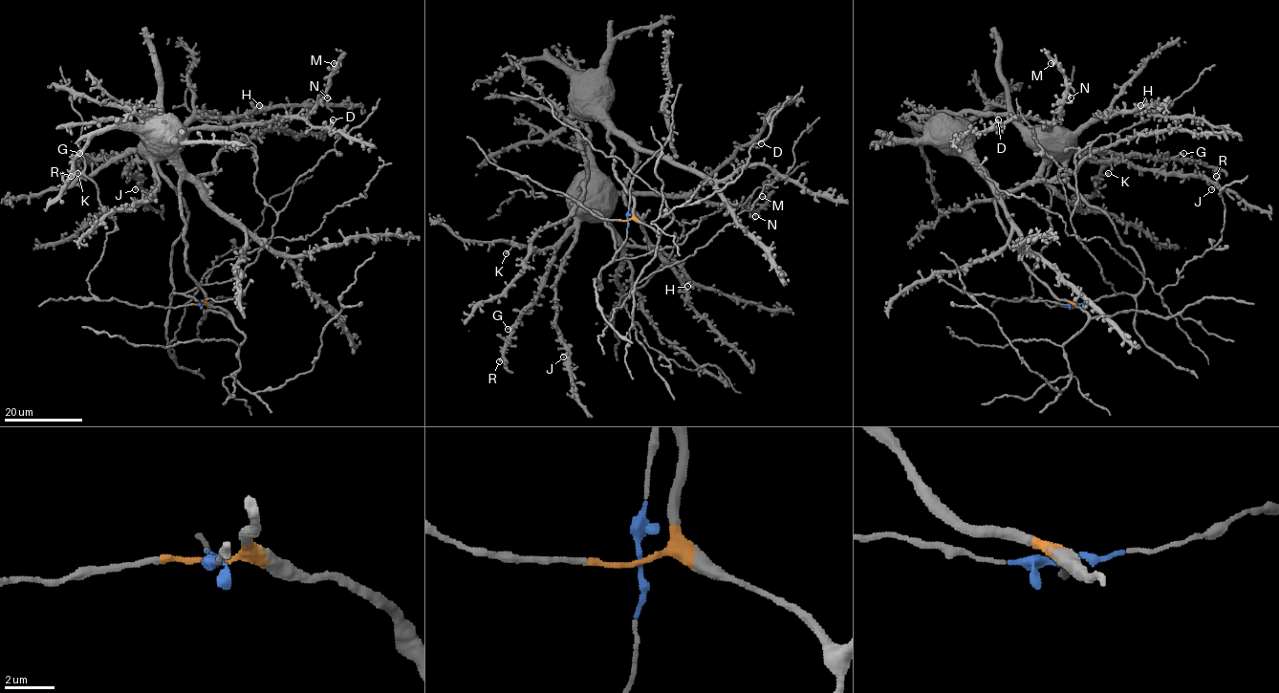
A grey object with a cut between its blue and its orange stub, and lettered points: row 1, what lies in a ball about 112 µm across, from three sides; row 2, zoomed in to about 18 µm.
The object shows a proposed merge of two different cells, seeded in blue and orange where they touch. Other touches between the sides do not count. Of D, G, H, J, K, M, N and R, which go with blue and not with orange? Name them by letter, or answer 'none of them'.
D, G, H, J, K, M, N, R

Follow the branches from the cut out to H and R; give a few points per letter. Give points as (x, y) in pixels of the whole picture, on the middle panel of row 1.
H: (628, 220), (600, 289), (600, 270), (614, 259), (613, 231), (587, 210), (623, 243), (662, 250), (687, 286)
R: (628, 220), (600, 289), (600, 270), (616, 253), (613, 231), (596, 213), (578, 218), (500, 361)

